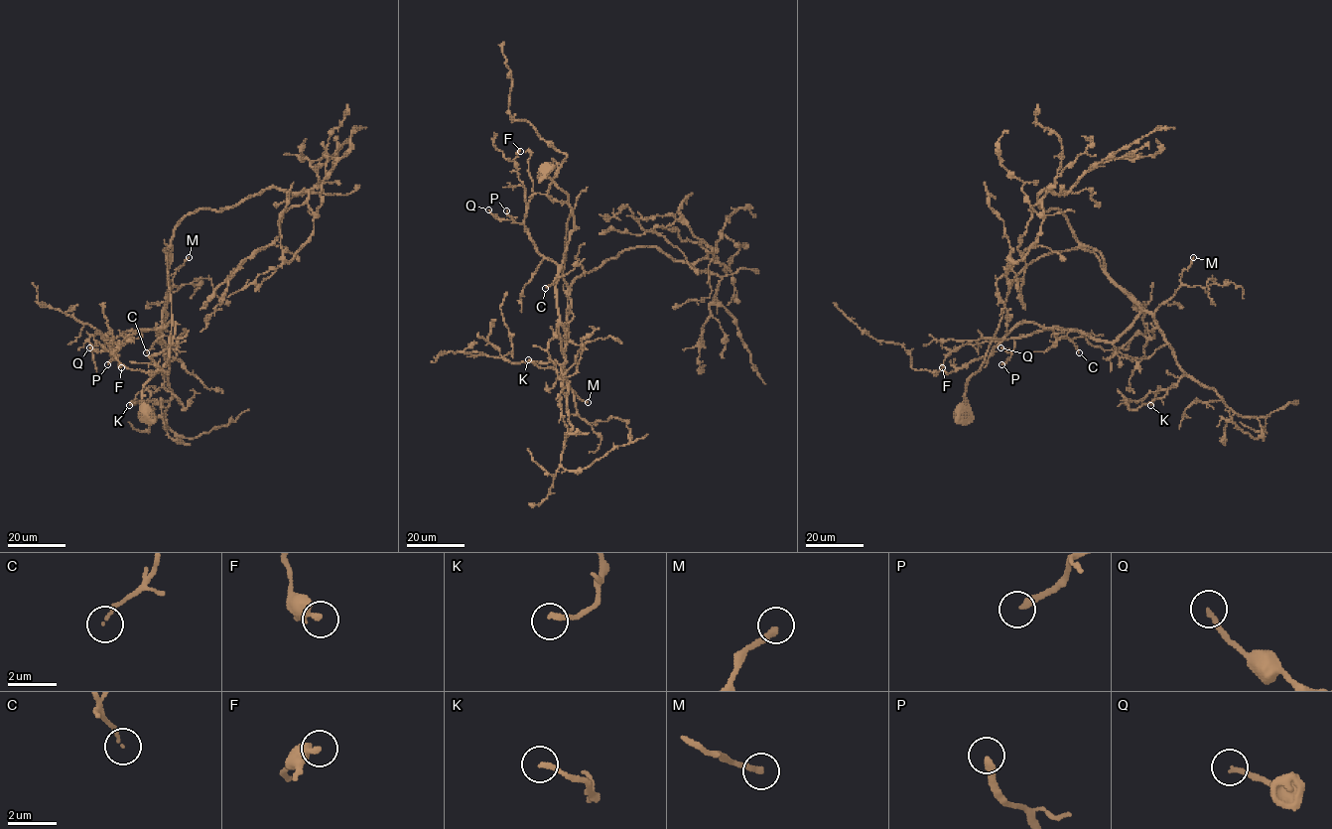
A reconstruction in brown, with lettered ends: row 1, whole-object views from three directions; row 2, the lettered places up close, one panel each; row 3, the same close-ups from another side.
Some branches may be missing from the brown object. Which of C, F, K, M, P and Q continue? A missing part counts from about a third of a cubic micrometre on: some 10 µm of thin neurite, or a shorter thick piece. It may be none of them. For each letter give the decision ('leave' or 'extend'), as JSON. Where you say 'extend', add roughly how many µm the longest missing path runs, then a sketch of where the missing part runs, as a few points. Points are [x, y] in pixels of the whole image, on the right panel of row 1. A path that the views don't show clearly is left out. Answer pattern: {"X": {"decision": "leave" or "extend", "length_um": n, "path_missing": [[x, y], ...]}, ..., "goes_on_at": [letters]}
{"C": {"decision": "leave"}, "F": {"decision": "leave"}, "K": {"decision": "leave"}, "M": {"decision": "extend", "length_um": 10, "path_missing": [[1193, 257], [1199, 248], [1201, 232]]}, "P": {"decision": "extend", "length_um": 20, "path_missing": [[1001, 364], [960, 367], [955, 360]]}, "Q": {"decision": "extend", "length_um": 60, "path_missing": [[1000, 347], [981, 348], [951, 339], [943, 331], [929, 325], [916, 310], [891, 292], [898, 289]]}, "goes_on_at": ["M", "P", "Q"]}

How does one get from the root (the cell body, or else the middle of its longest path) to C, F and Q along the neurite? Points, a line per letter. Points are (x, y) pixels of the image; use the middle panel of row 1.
C: (545, 169), (542, 175), (568, 196), (571, 207), (562, 349), (556, 294), (562, 276), (545, 288)
F: (545, 169), (571, 207), (562, 349), (558, 266), (538, 250), (524, 224), (524, 189), (514, 167), (520, 151)
Q: (545, 169), (571, 207), (562, 349), (558, 266), (538, 250), (524, 223), (499, 219), (488, 209)

